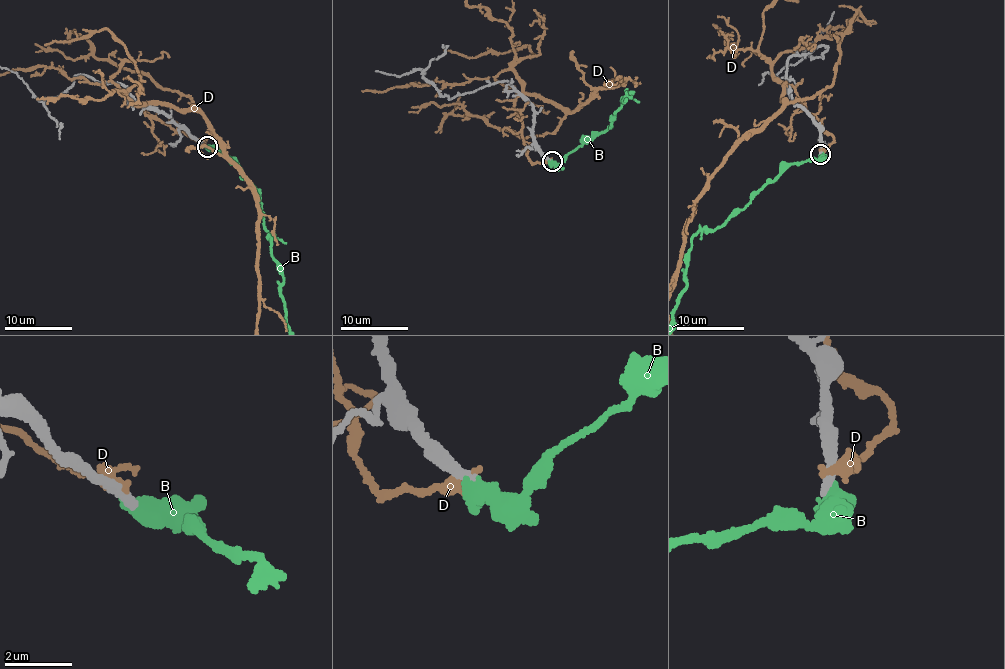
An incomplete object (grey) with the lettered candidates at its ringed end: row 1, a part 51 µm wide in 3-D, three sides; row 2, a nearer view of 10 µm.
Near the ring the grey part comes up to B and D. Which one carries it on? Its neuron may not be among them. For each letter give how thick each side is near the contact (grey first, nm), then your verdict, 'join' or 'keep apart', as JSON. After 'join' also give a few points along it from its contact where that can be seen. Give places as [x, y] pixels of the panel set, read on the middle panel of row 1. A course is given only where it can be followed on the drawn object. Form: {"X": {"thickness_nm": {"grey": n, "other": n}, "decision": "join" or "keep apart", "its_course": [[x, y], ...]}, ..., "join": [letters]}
{"B": {"thickness_nm": {"grey": 320, "other": 480}, "decision": "keep apart"}, "D": {"thickness_nm": {"grey": 360, "other": 320}, "decision": "keep apart"}, "join": []}

